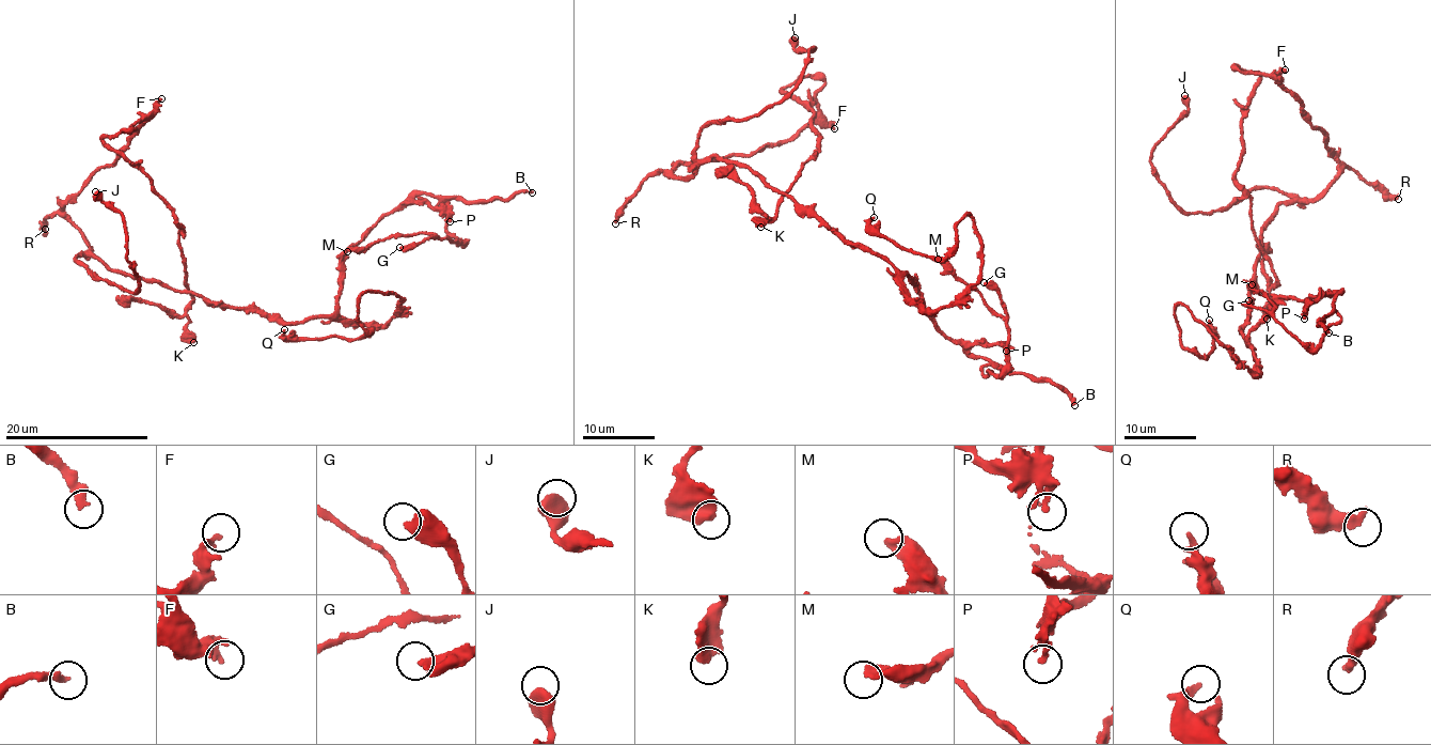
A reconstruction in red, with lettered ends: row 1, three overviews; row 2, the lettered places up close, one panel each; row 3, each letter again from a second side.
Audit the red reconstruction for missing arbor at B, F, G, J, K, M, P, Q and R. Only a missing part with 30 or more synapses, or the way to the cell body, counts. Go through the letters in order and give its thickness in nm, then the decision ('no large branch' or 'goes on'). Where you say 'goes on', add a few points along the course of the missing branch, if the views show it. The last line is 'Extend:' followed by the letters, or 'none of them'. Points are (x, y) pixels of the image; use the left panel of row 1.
B: calibre 320 nm; goes on
F: calibre 240 nm; no large branch
G: calibre 380 nm; no large branch
J: calibre 650 nm; no large branch
K: calibre 600 nm; no large branch
M: calibre 320 nm; no large branch
P: calibre 160 nm; no large branch
Q: calibre 220 nm; no large branch
R: calibre 400 nm; no large branch
Extend: B

